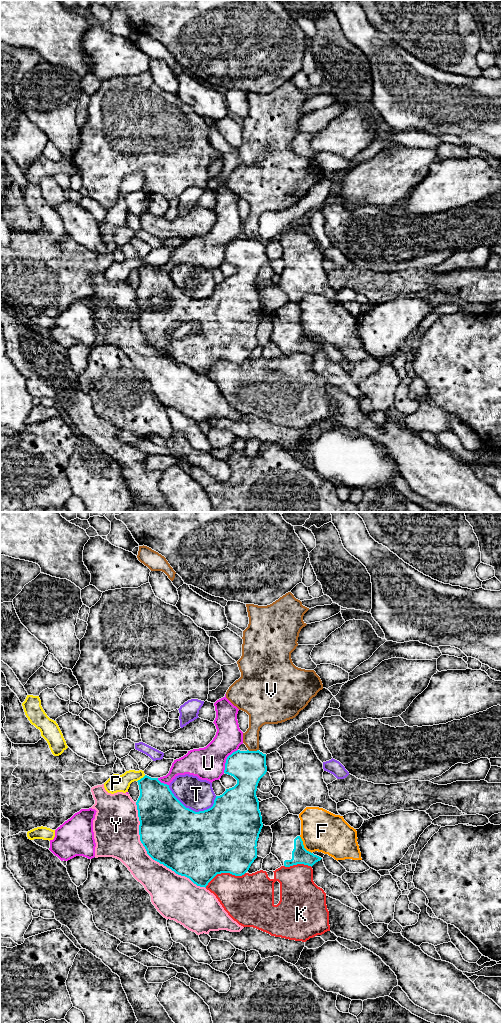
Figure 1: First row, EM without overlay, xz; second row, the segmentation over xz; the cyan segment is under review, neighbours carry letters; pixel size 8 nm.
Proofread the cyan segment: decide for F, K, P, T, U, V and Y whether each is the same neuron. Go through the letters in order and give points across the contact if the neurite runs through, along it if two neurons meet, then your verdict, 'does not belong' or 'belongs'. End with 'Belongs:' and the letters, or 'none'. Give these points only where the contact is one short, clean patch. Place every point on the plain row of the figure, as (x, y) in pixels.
F: does not belong
K: does not belong
P: along xz (145, 263), (137, 269) | does not belong
T: does not belong
U: does not belong
V: along xz (248, 237), (258, 238) | does not belong
Y: does not belong
Belongs: none

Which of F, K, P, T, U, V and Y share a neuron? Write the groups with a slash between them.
F / K / P / T / U / V / Y

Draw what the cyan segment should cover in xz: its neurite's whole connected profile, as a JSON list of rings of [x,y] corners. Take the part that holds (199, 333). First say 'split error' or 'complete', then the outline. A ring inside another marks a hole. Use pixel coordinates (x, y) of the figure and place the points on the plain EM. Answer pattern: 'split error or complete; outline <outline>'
complete; outline [[[237,238],[226,247],[224,261],[233,264],[237,272],[216,284],[211,296],[195,300],[186,296],[172,281],[169,273],[161,271],[158,266],[145,263],[138,268],[140,284],[136,290],[140,309],[140,329],[147,342],[155,349],[163,352],[176,362],[189,366],[194,372],[205,375],[217,363],[230,361],[235,364],[244,363],[257,346],[257,329],[263,315],[256,284],[260,267],[266,262],[266,242],[257,239]]]

